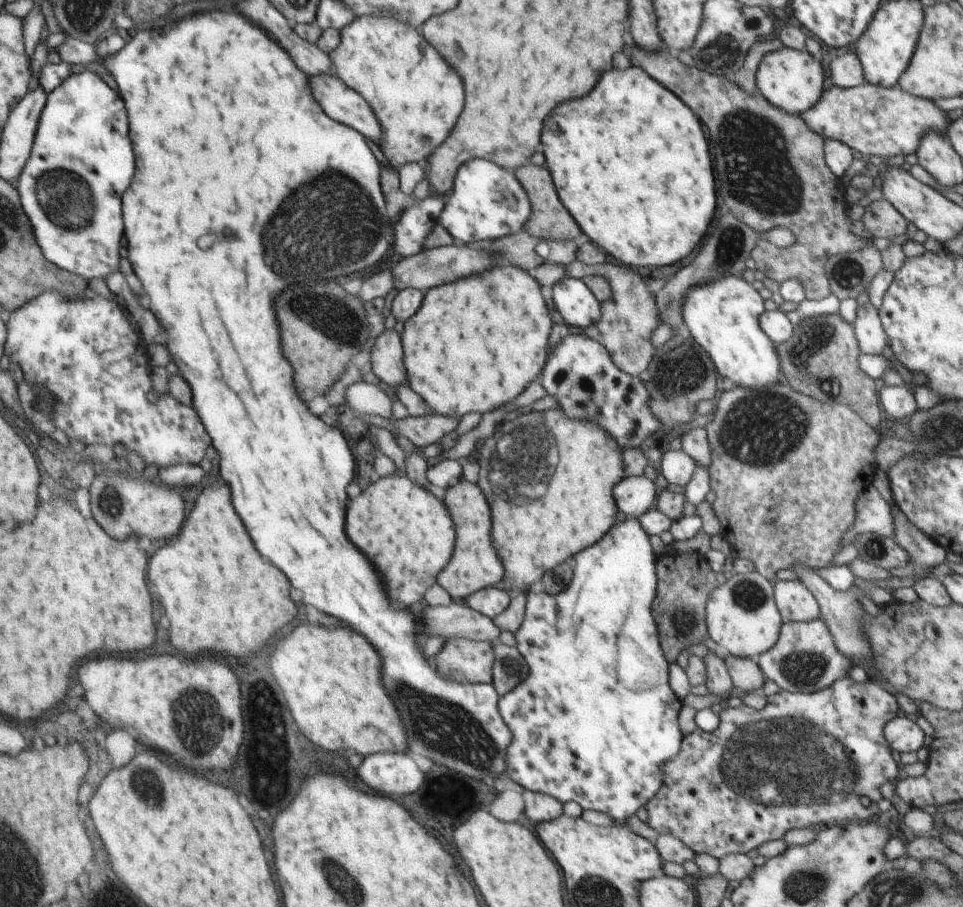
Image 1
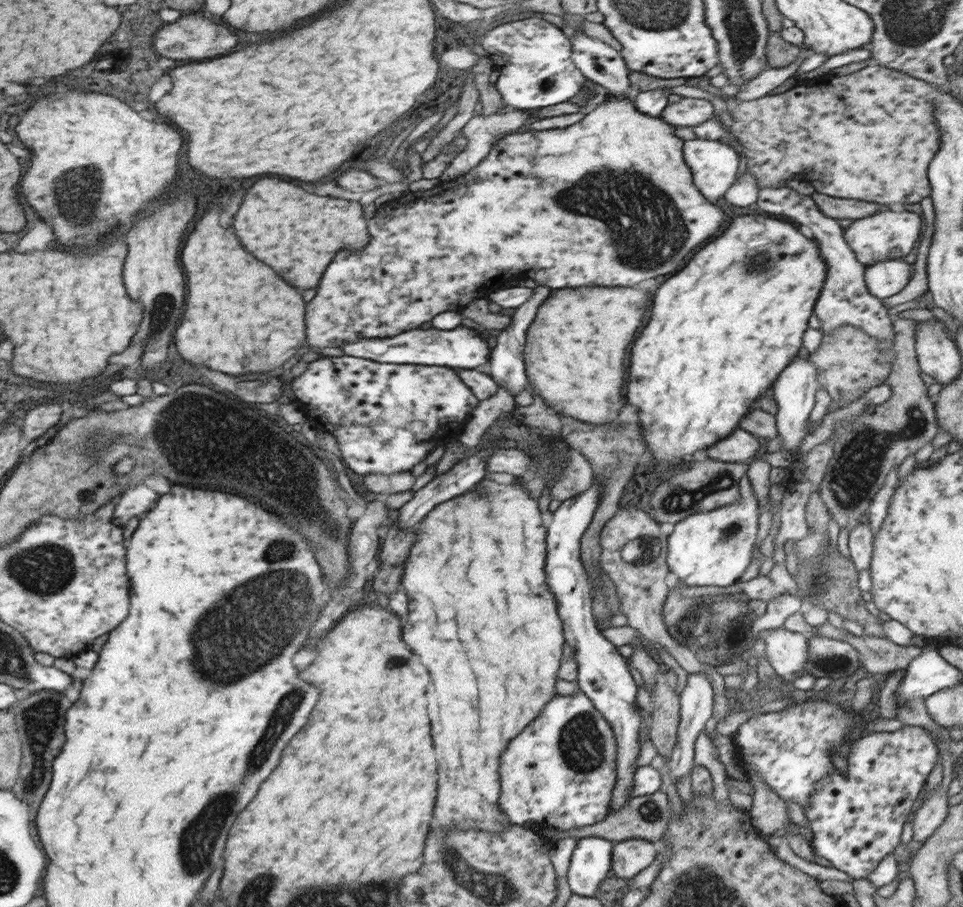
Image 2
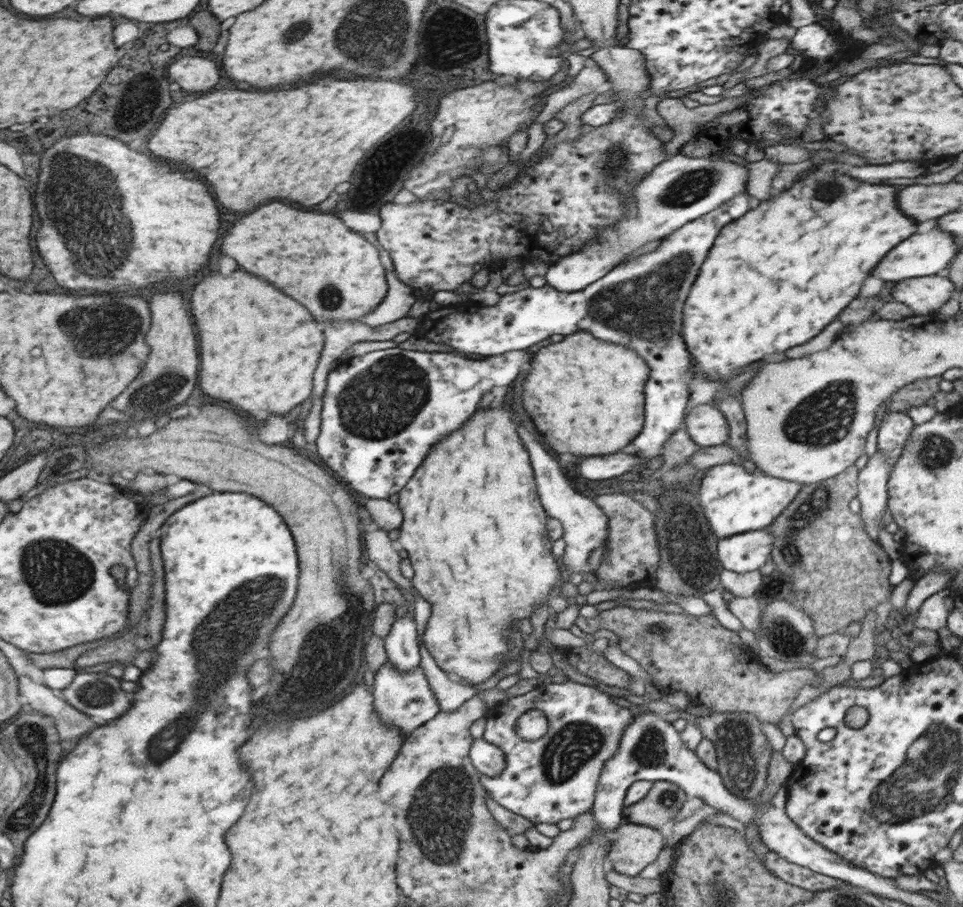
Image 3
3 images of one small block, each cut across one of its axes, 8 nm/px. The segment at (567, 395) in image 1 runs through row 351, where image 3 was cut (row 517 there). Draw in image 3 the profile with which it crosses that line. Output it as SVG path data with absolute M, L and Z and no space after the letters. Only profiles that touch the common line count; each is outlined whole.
M518 428L518 434L522 438L522 444L530 452L530 462L534 468L538 494L542 500L542 506L550 518L558 518L563 526L562 540L566 543L563 564L572 571L596 574L602 565L602 557L606 557L606 537L608 537L608 518L602 512L602 508L588 496L582 496L576 492L564 474L560 474L560 466L550 456L550 452L544 450L542 442L534 438L526 428Z

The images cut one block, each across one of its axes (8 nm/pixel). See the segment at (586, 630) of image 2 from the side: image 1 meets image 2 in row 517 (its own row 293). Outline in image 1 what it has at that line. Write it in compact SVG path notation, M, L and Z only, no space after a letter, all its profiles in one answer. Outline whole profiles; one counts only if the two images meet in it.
M564 277L552 287L554 308L565 322L586 329L600 318L600 303L582 280Z

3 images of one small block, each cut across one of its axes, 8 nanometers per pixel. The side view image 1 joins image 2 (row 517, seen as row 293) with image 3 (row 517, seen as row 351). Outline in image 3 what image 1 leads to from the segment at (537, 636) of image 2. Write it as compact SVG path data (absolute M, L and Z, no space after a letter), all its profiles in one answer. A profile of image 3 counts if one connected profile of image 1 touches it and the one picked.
M512 396L503 400L500 410L492 407L476 410L476 414L472 414L472 418L464 424L462 430L456 430L454 434L444 438L440 444L436 444L434 450L430 450L430 454L422 462L422 466L416 469L416 474L409 478L409 481L399 492L399 501L397 502L403 514L402 526L399 528L399 537L397 539L402 544L402 548L408 553L408 559L411 560L411 566L414 569L414 577L411 582L421 595L420 598L423 598L432 606L432 613L426 621L426 629L422 633L422 644L432 654L432 658L444 672L451 677L455 677L459 682L464 682L466 685L472 685L473 687L486 682L488 678L492 678L503 667L504 658L511 654L510 644L508 644L510 632L518 630L516 620L530 618L534 614L534 606L551 605L548 602L548 594L558 584L558 580L565 577L564 574L560 573L558 562L556 562L557 557L551 551L553 542L550 541L548 531L546 531L548 515L544 512L544 508L540 506L538 492L534 488L534 474L532 474L532 466L530 466L530 460L528 460L528 452L526 452L526 448L522 446L522 442L516 434L516 424L512 422L510 398Z

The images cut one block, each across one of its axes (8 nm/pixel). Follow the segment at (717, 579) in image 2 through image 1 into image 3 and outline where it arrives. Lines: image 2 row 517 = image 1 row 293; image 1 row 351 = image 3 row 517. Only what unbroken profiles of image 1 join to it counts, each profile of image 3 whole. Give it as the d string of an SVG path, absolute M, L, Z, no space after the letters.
M727 463L711 467L702 478L699 488L699 504L710 524L710 530L718 539L764 529L794 501L804 484L764 475L758 469L749 474L742 463Z

